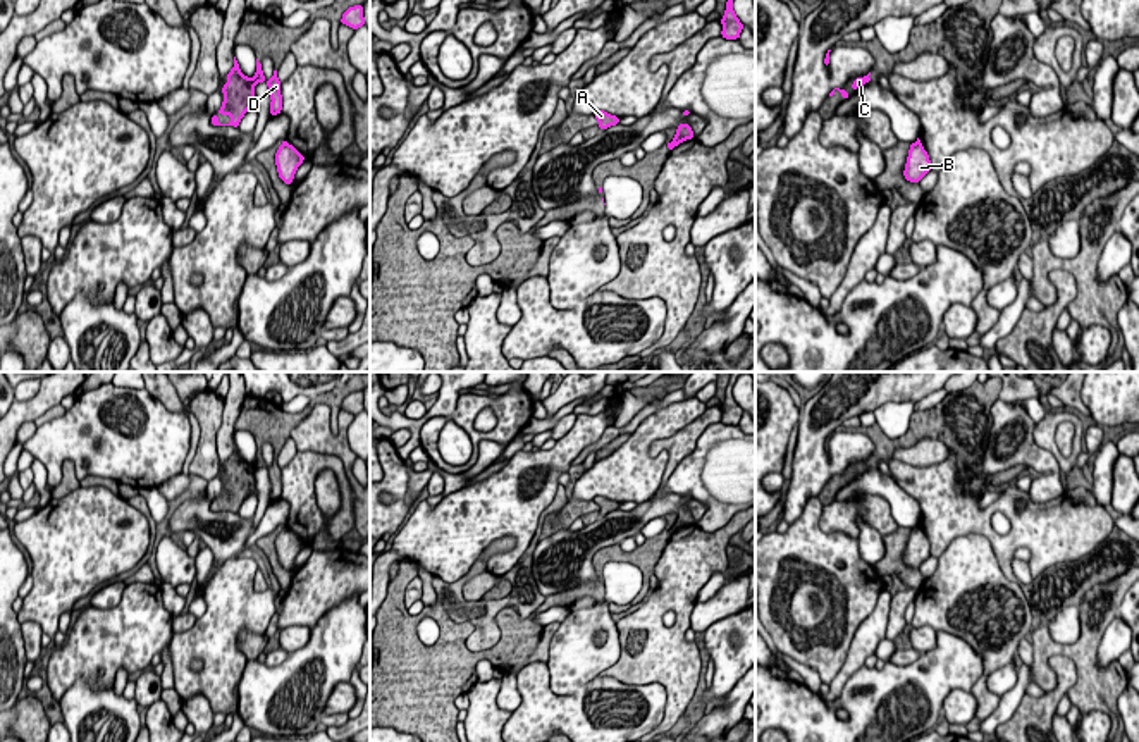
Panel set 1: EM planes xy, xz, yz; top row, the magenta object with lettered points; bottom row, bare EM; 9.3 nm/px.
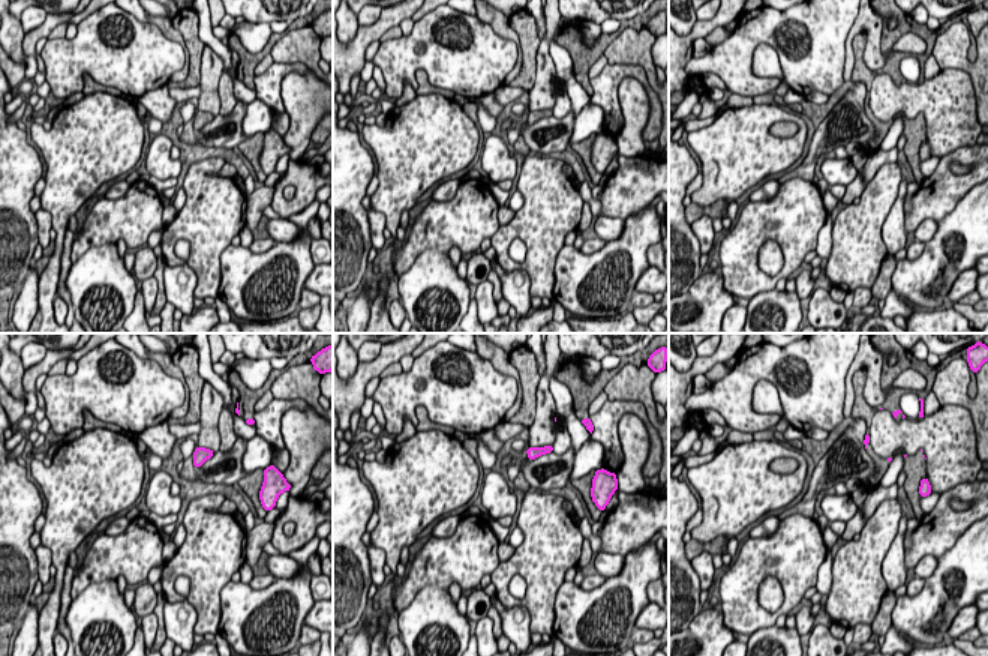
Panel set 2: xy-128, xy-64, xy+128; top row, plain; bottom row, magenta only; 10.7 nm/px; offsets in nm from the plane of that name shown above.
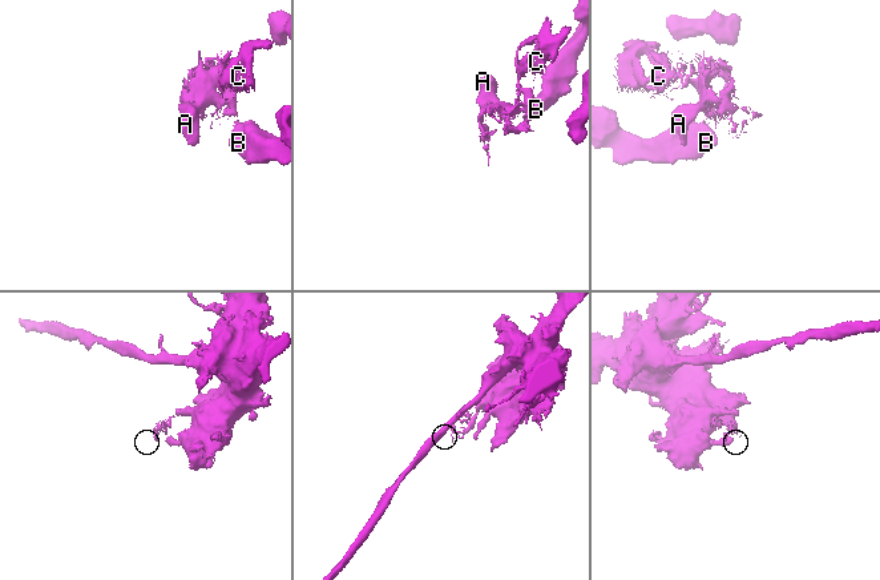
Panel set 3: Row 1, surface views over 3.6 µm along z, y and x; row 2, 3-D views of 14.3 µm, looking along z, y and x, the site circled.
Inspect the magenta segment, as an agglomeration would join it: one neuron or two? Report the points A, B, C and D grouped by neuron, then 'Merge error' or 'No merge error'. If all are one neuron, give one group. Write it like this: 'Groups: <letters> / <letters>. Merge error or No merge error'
Groups: A C D / B. Merge error

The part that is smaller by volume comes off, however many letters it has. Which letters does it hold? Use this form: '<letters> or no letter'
A, C, D

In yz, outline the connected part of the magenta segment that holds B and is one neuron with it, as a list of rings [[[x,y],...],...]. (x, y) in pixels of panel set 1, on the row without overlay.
[[[912,529],[905,549],[903,561],[910,568],[919,568],[931,556],[931,546],[920,529]]]

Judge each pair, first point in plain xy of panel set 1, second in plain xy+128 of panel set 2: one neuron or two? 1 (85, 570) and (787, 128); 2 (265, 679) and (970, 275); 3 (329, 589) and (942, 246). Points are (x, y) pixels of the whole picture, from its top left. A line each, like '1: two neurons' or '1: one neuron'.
1: two neurons
2: two neurons
3: two neurons

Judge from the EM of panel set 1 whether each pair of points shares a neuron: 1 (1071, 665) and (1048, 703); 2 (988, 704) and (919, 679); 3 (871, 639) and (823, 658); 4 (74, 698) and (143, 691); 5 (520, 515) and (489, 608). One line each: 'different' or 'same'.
1: same
2: different
3: different
4: different
5: different

